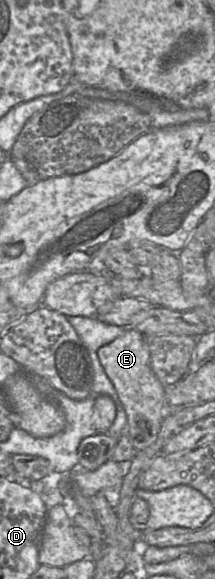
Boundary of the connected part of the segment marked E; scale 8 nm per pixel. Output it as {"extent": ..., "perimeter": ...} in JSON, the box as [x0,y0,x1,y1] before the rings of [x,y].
{"extent":[97,328,166,451],"perimeter":[[[126,328],[122,335],[100,347],[97,353],[126,412],[125,434],[135,450],[141,451],[156,440],[166,415],[166,387],[152,371],[146,336],[136,329]]]}

